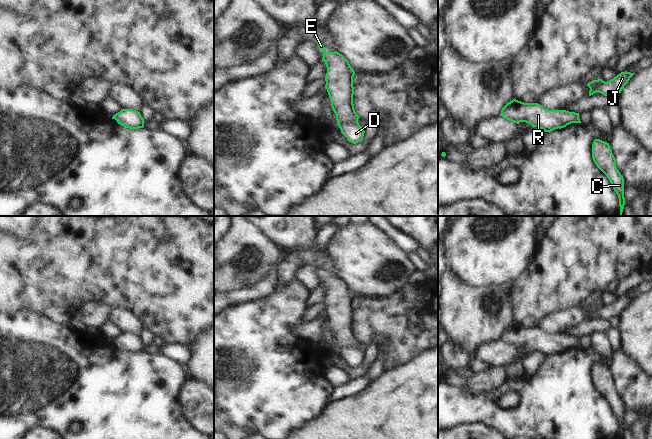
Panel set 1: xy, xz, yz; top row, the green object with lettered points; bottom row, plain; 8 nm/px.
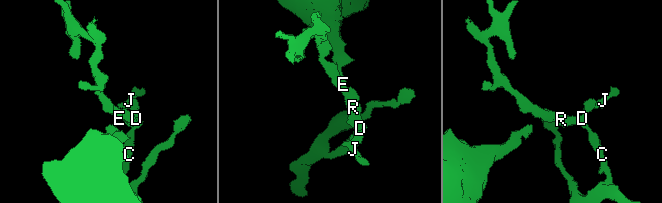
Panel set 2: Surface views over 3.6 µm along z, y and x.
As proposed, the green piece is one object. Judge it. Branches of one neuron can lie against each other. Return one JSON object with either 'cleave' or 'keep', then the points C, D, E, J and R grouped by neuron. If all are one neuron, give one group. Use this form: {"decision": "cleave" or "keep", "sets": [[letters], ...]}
{"decision": "keep", "sets": [["C", "D", "E", "J", "R"]]}

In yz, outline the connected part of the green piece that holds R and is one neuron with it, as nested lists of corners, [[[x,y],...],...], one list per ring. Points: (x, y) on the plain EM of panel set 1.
[[[513,323],[501,334],[500,340],[519,348],[526,346],[545,356],[561,353],[571,347],[581,347],[579,337],[566,334],[547,334],[538,327],[524,327]]]

